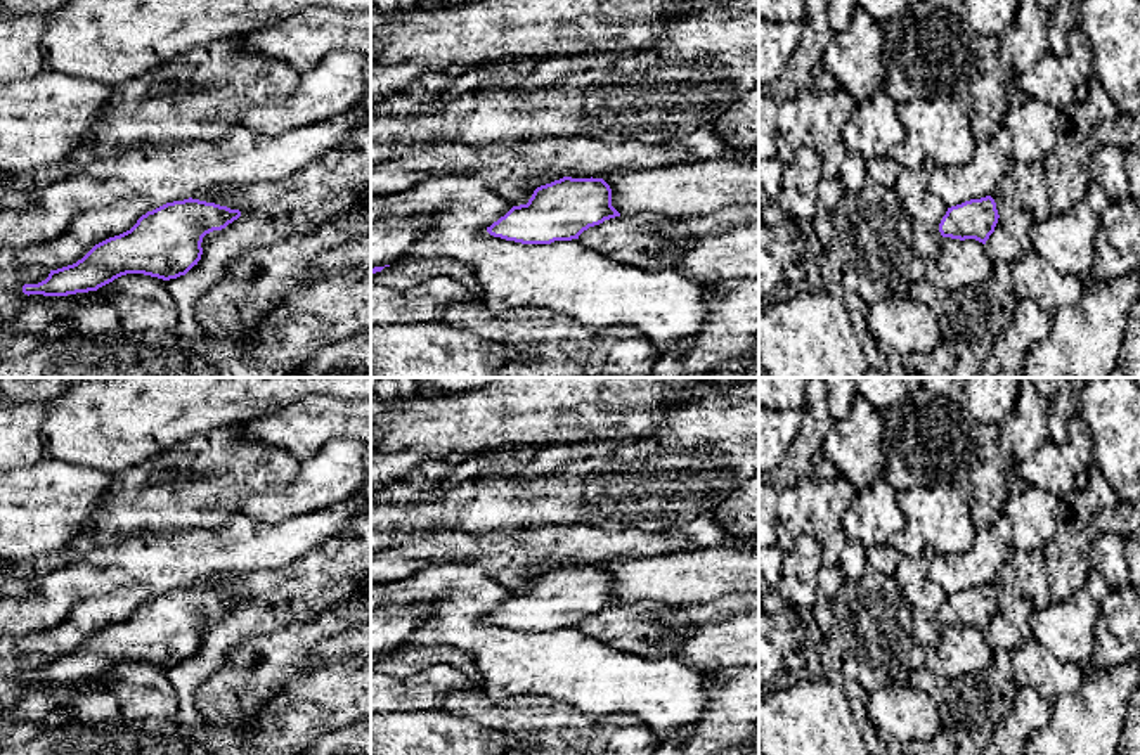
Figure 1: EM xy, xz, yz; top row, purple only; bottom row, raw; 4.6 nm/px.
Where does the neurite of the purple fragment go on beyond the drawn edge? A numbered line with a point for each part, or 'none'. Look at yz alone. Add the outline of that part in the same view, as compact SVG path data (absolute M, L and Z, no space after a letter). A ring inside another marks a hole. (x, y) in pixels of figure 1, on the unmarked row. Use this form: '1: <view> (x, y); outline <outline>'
none

